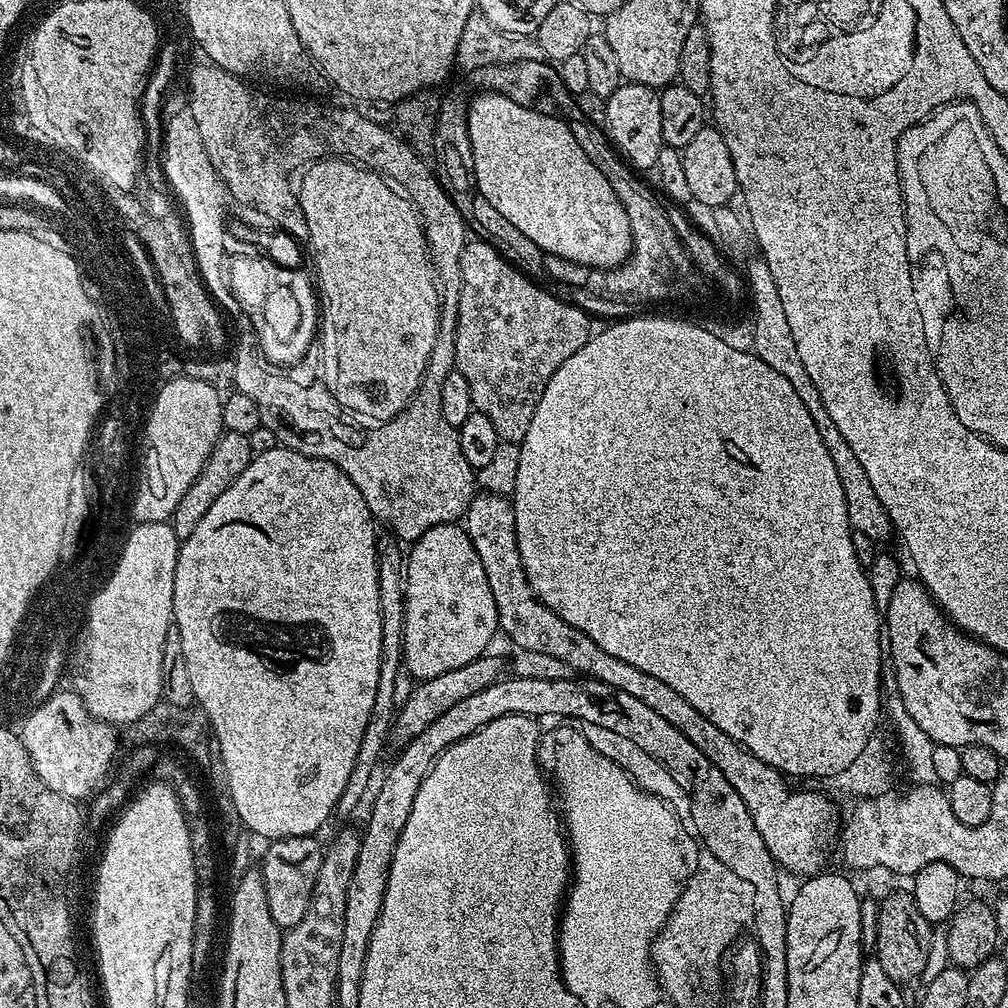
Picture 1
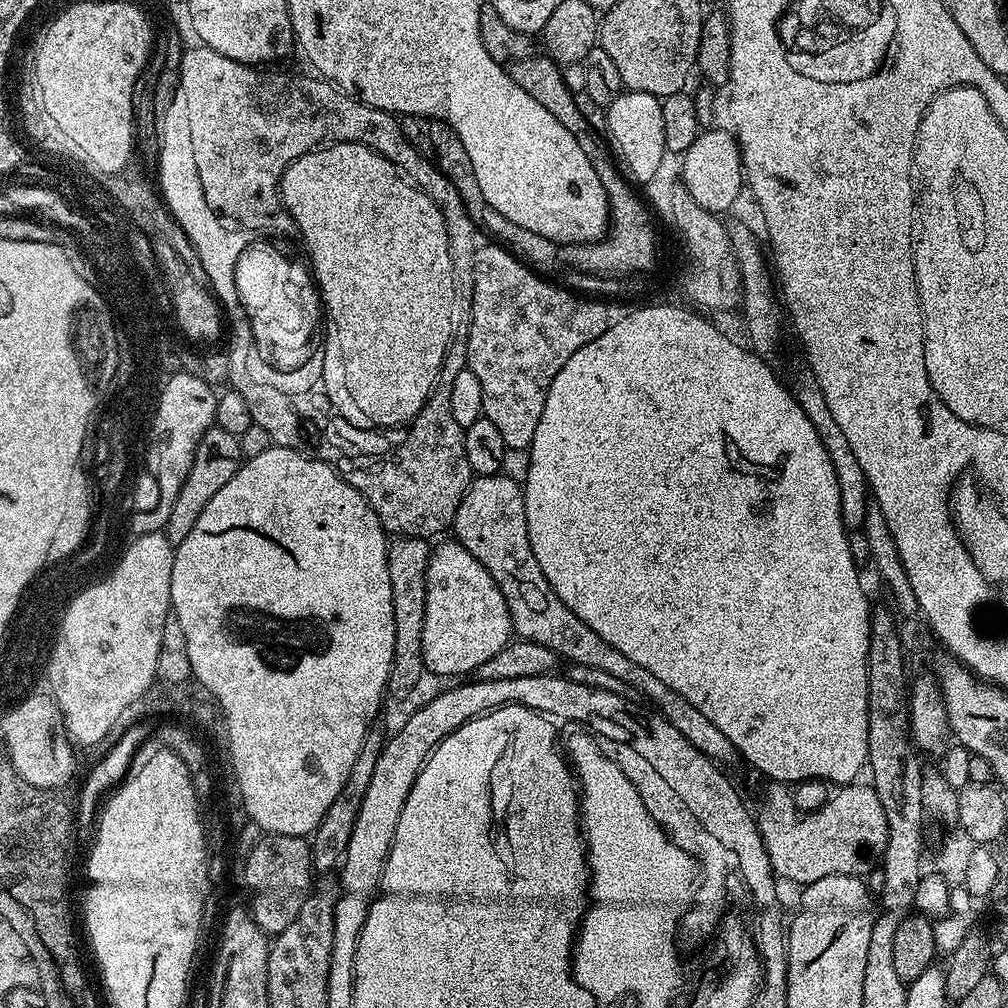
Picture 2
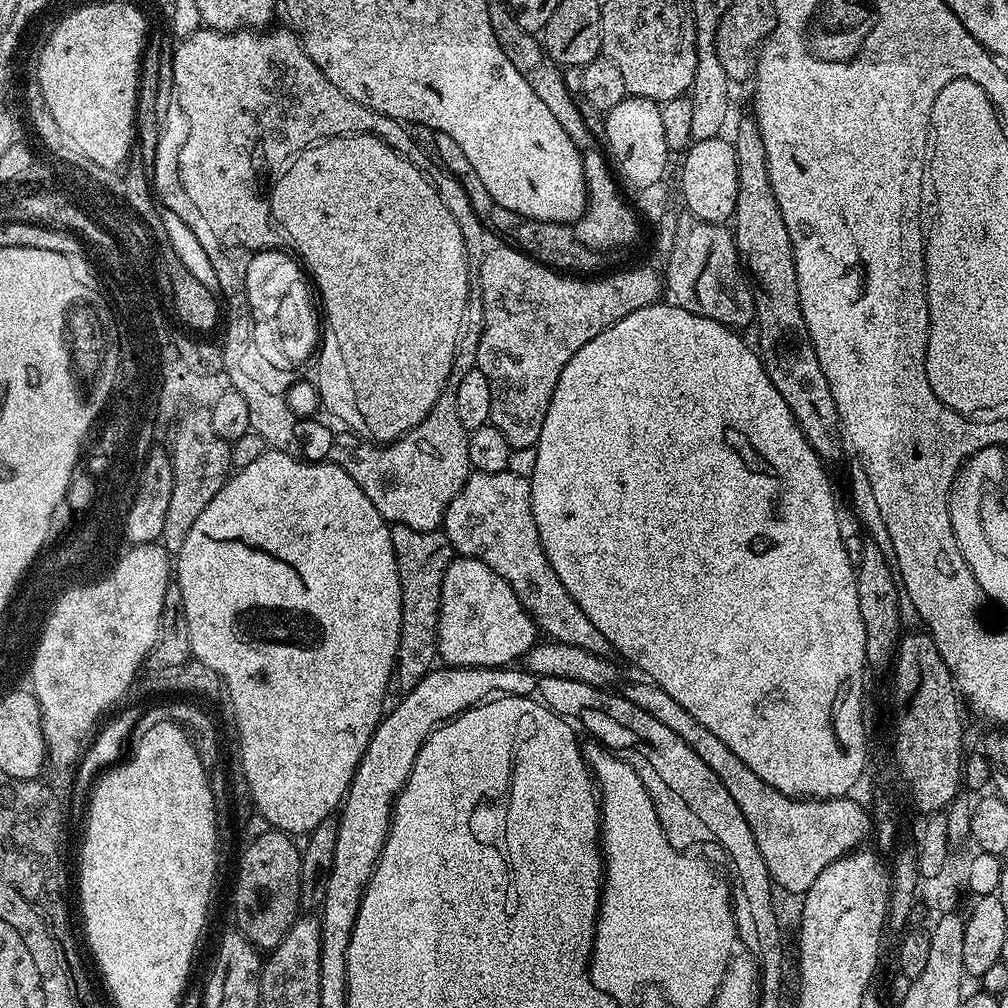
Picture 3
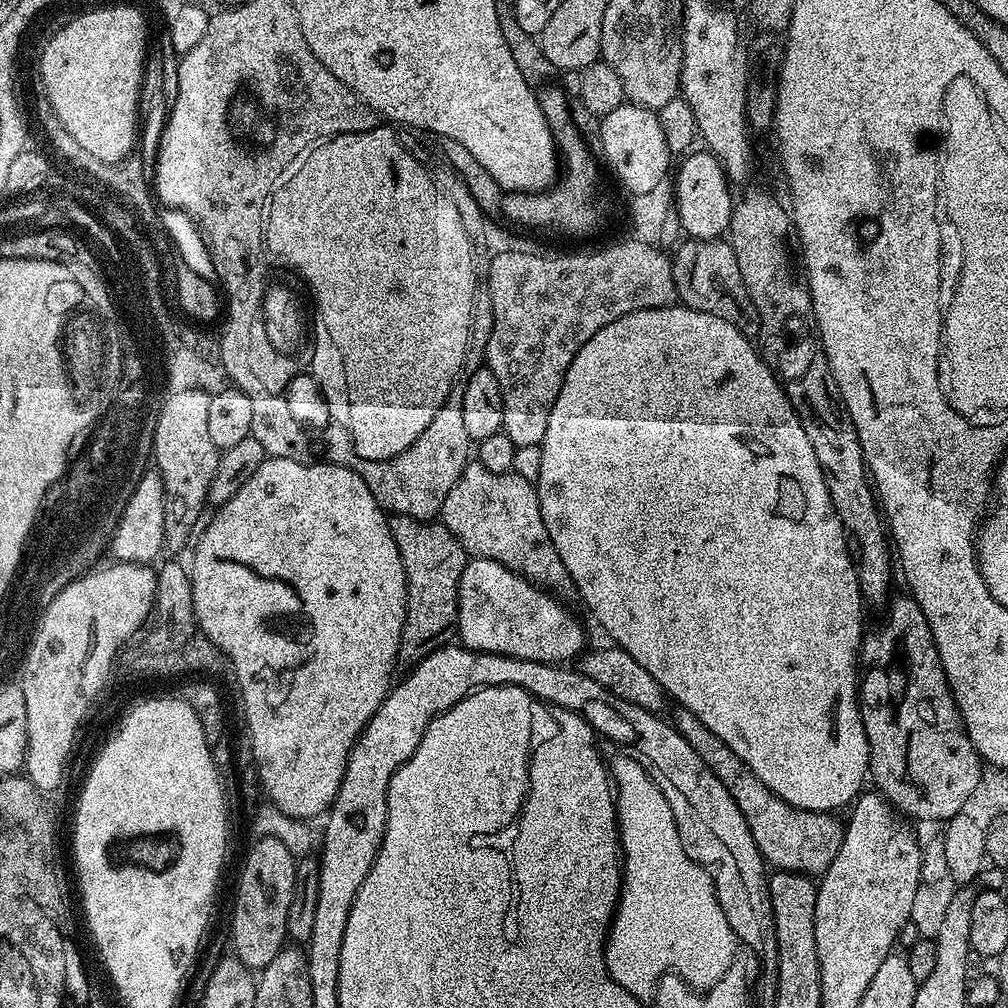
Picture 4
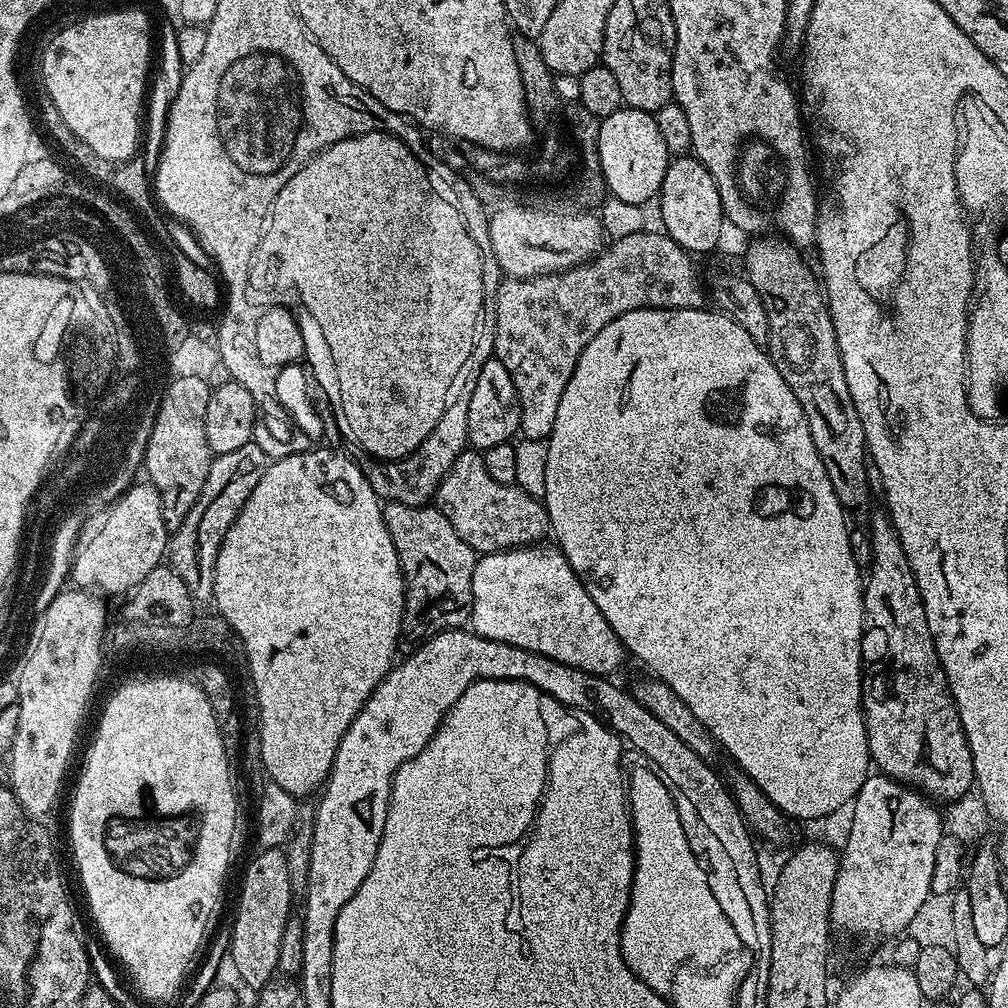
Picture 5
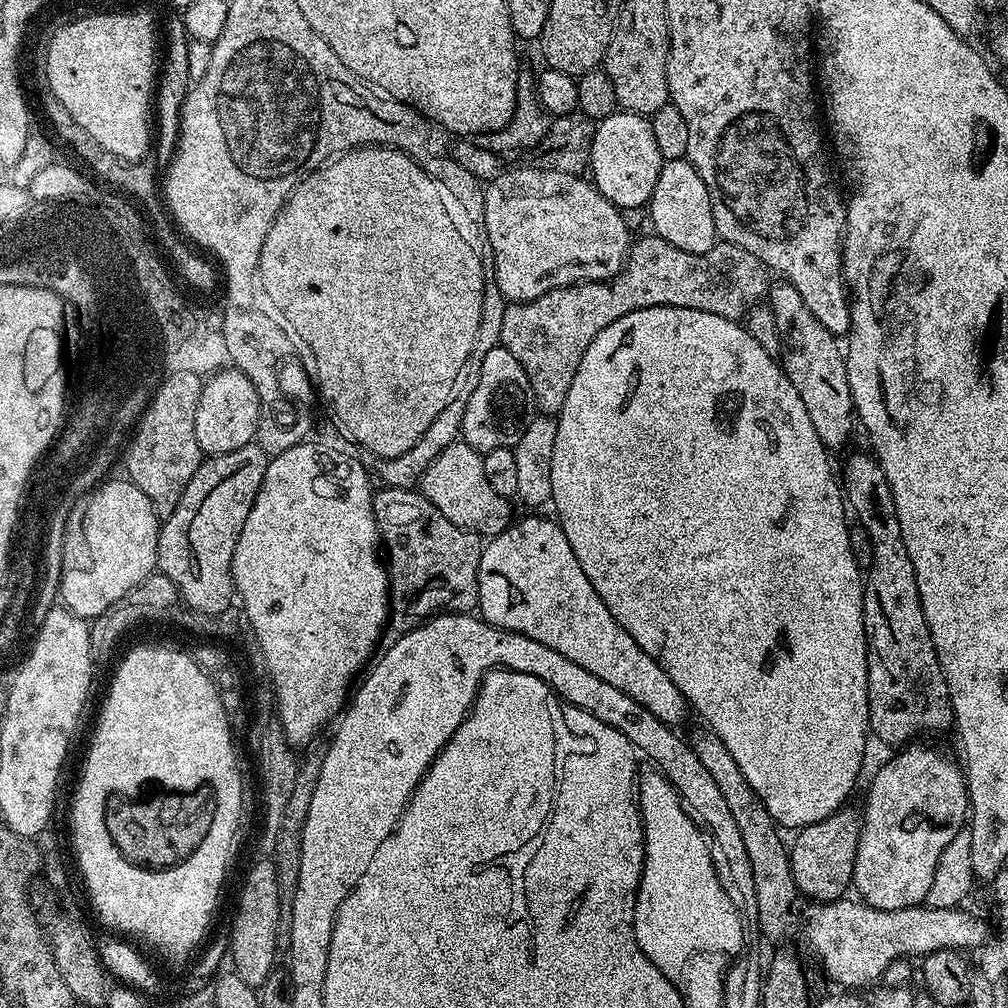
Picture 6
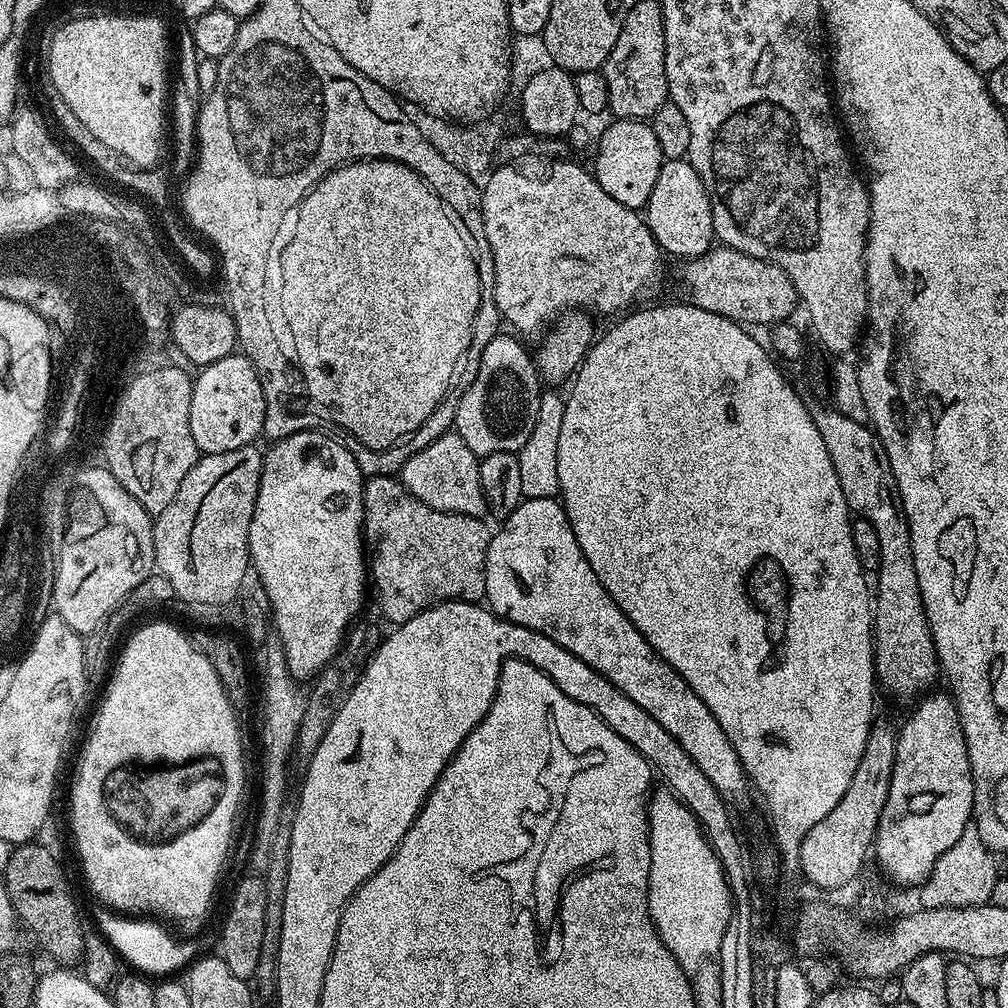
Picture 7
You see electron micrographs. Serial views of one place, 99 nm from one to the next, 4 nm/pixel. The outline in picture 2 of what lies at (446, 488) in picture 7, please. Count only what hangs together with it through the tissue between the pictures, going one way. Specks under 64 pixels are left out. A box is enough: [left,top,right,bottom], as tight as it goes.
[451,474,738,765]

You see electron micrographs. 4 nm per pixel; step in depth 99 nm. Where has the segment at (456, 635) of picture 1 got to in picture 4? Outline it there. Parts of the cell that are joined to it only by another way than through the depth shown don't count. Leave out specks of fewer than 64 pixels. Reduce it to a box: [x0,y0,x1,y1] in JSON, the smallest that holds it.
[455,559,585,664]

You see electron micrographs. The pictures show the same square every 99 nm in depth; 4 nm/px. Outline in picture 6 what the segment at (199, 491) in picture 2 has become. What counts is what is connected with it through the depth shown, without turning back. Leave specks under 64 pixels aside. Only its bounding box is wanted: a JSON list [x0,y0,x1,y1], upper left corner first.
[122,373,202,518]

